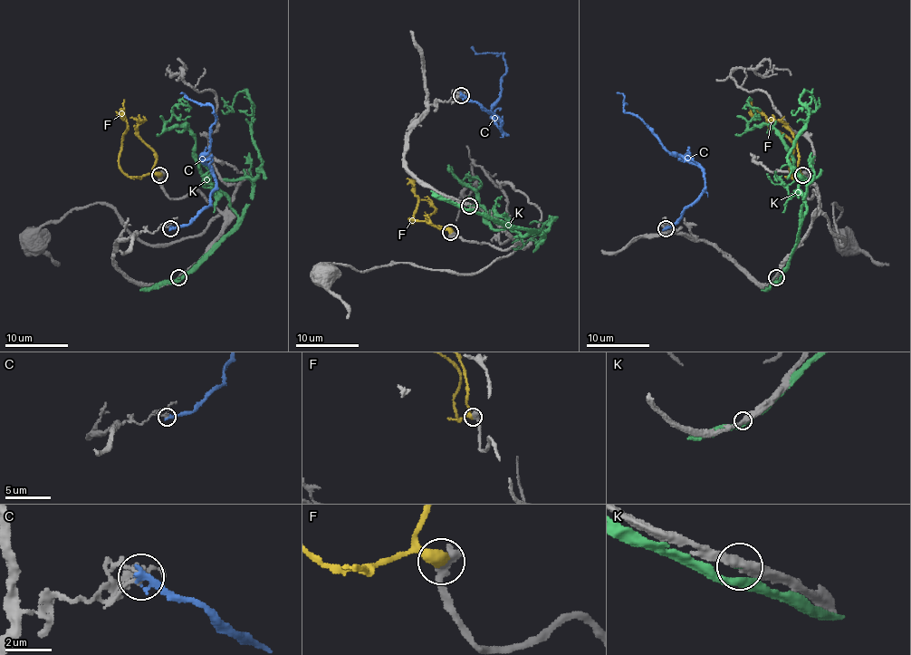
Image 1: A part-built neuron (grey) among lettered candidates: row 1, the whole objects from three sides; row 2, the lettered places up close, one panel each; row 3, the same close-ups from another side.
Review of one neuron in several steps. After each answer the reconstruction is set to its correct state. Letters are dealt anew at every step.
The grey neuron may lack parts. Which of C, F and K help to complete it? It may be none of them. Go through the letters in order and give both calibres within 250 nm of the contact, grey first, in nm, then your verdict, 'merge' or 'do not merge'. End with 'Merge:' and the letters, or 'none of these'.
C: 180/320 nm | do not merge
F: 500/550 nm | merge
K: 420/240 nm | do not merge
Merge: F

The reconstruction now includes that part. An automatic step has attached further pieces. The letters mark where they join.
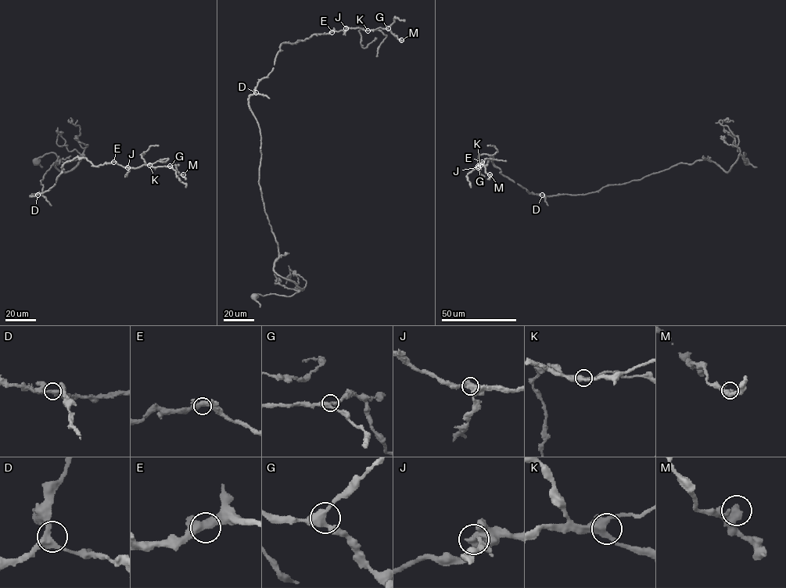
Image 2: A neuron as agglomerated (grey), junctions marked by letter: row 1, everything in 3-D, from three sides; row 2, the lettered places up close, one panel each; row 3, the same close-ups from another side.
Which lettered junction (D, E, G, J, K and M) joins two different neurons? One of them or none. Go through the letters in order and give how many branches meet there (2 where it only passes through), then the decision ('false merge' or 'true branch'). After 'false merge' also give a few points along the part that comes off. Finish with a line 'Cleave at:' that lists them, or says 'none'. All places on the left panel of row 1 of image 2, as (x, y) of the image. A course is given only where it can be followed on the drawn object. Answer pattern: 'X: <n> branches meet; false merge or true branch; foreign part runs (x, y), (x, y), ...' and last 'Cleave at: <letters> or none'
D: 3 branches meet; true branch
E: 3 branches meet; true branch
G: 3 branches meet; true branch
J: 3 branches meet; true branch
K: 3 branches meet; true branch
M: 3 branches meet; true branch
Cleave at: none

